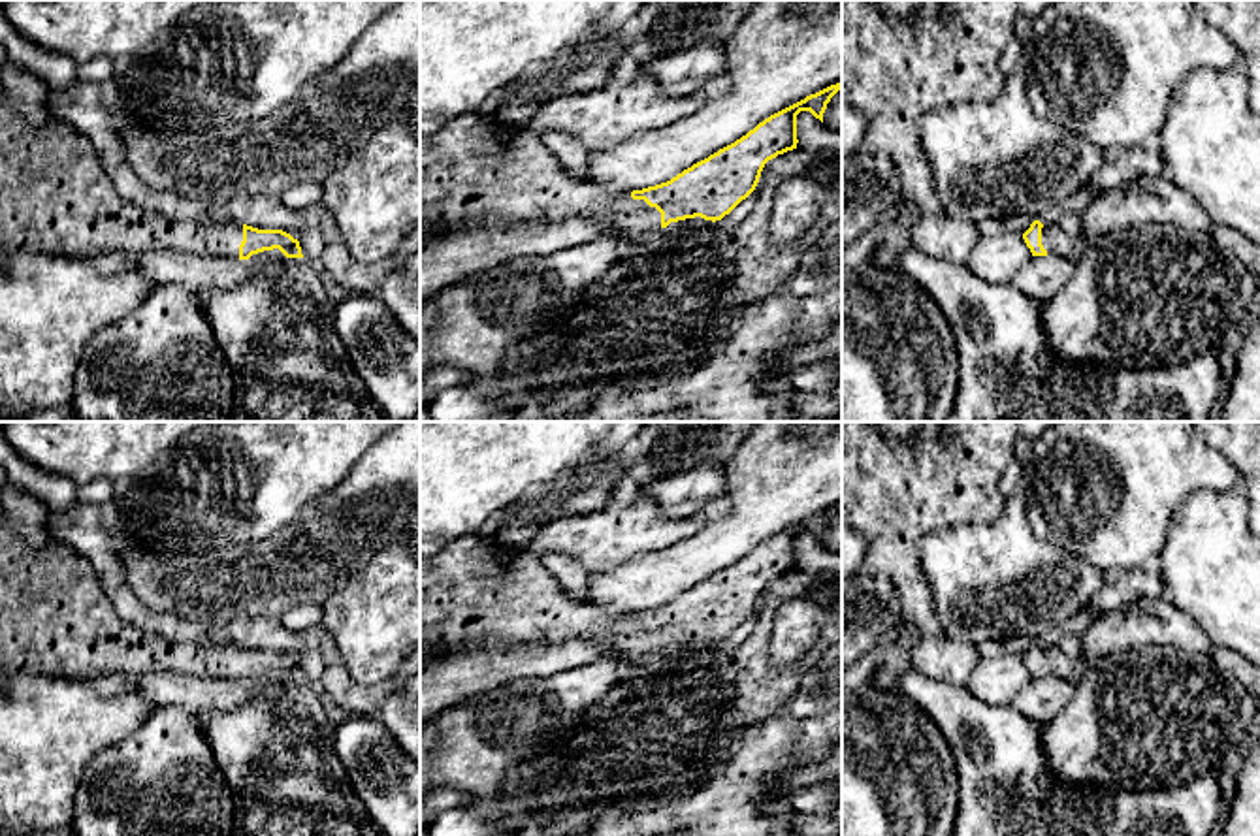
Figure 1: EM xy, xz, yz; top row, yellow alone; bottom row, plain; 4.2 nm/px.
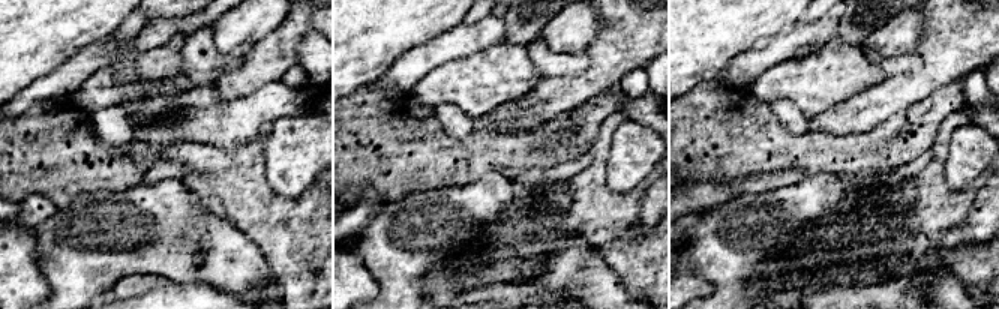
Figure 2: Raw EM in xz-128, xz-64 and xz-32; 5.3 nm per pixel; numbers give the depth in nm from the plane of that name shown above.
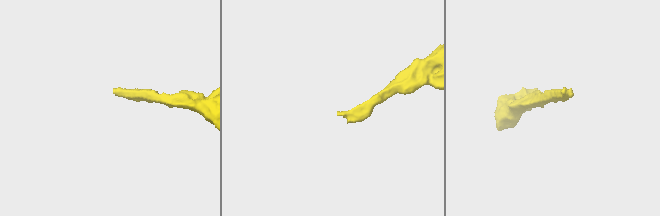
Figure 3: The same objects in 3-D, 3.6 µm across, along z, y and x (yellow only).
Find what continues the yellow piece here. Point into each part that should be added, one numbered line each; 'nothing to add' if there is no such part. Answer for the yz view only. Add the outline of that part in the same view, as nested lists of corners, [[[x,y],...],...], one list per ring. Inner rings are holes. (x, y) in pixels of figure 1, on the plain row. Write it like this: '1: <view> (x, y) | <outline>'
1: yz (1055, 663) | [[[1058,646],[1042,650],[1042,667],[1053,678],[1074,680],[1077,674],[1077,665]]]

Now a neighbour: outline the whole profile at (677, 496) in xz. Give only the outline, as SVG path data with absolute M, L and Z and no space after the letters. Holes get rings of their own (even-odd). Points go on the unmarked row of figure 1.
M729 461L701 463L680 474L670 474L640 488L640 495L650 499L670 520L689 518L695 508L716 503L729 490Z

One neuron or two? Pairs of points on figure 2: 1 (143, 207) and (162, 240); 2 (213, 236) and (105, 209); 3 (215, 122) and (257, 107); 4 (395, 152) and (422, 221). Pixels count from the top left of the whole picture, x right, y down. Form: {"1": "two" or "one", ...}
{"1": "one", "2": "one", "3": "one", "4": "two"}

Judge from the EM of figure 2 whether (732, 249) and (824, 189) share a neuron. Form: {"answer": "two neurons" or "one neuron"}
{"answer": "one neuron"}

